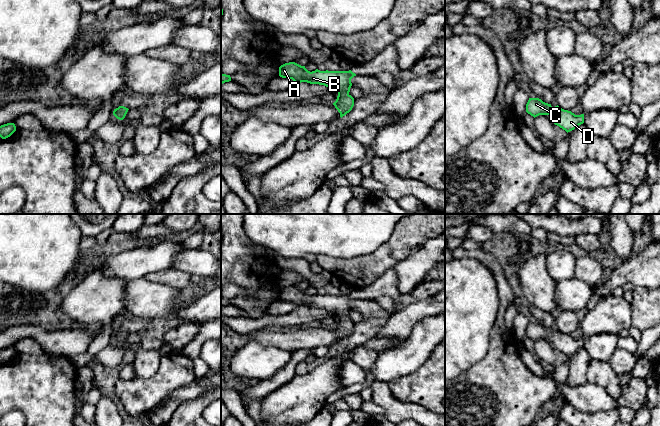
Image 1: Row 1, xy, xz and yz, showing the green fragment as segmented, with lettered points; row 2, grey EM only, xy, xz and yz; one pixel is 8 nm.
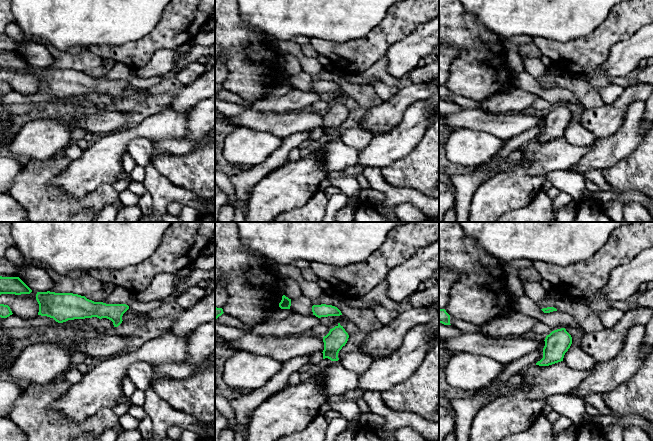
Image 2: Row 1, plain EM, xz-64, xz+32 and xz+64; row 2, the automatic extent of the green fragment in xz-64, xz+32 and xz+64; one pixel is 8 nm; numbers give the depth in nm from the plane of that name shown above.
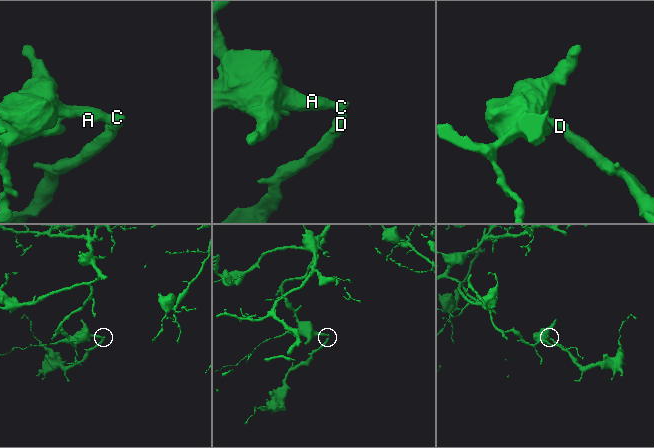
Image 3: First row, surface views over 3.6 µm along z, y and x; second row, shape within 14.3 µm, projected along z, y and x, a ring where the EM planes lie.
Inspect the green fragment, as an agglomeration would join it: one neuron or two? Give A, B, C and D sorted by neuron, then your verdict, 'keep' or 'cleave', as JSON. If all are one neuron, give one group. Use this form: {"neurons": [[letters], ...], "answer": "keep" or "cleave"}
{"neurons": [["A", "B", "C", "D"]], "answer": "keep"}

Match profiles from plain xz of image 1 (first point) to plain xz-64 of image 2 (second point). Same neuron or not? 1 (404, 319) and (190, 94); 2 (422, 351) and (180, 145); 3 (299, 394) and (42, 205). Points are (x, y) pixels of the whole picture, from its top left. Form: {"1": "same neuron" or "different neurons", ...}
{"1": "same neuron", "2": "same neuron", "3": "different neurons"}

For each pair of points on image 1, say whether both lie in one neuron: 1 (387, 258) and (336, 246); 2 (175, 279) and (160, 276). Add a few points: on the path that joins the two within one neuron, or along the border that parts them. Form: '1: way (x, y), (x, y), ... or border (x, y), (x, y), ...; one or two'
1: border (387, 240), (368, 254), (345, 259); two
2: way (171, 276), (164, 276); one

